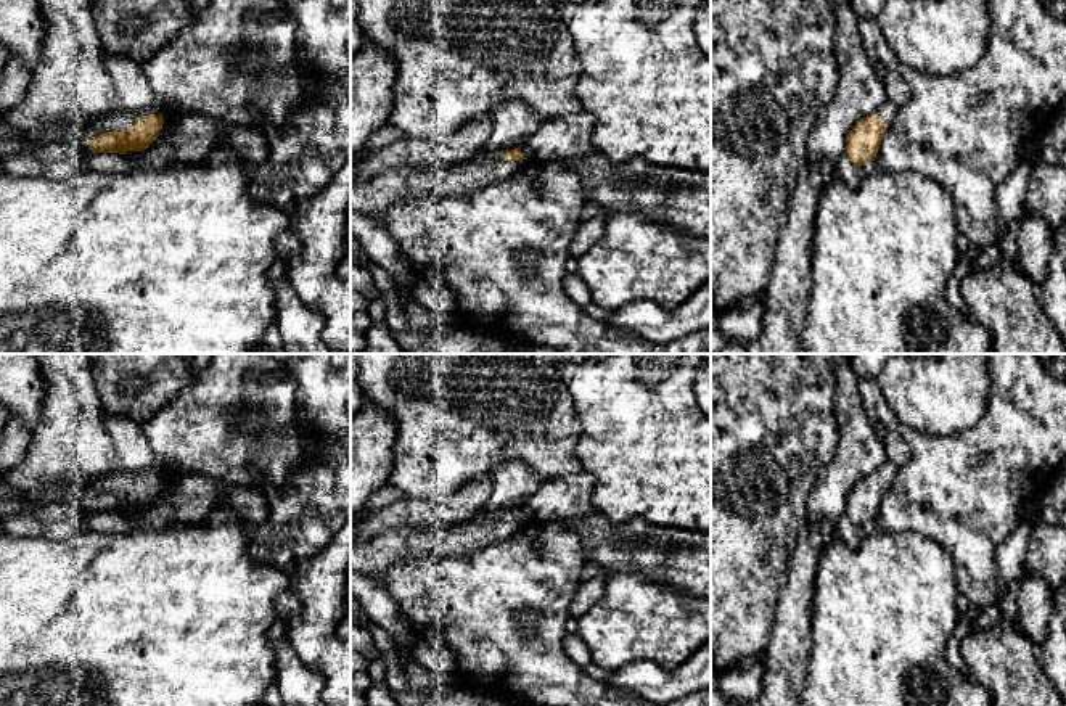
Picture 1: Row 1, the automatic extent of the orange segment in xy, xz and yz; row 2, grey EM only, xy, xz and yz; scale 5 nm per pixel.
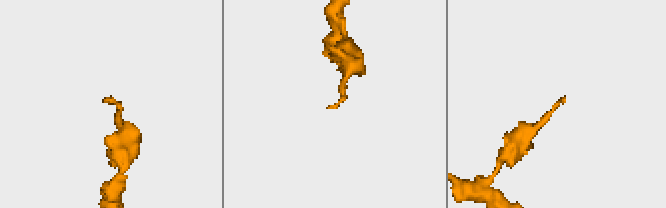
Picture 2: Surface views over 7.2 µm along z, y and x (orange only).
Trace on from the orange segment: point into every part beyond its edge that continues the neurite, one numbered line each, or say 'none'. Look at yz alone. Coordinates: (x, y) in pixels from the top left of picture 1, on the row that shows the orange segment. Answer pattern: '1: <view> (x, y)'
1: yz (886, 113)

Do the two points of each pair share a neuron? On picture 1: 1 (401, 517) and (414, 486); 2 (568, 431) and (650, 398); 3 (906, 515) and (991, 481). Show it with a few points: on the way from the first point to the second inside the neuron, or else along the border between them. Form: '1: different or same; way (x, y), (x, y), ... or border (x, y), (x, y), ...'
1: different; border (447, 497), (405, 499)
2: different; border (568, 391), (581, 426), (576, 444), (581, 465)
3: same; way (926, 496), (970, 489)

